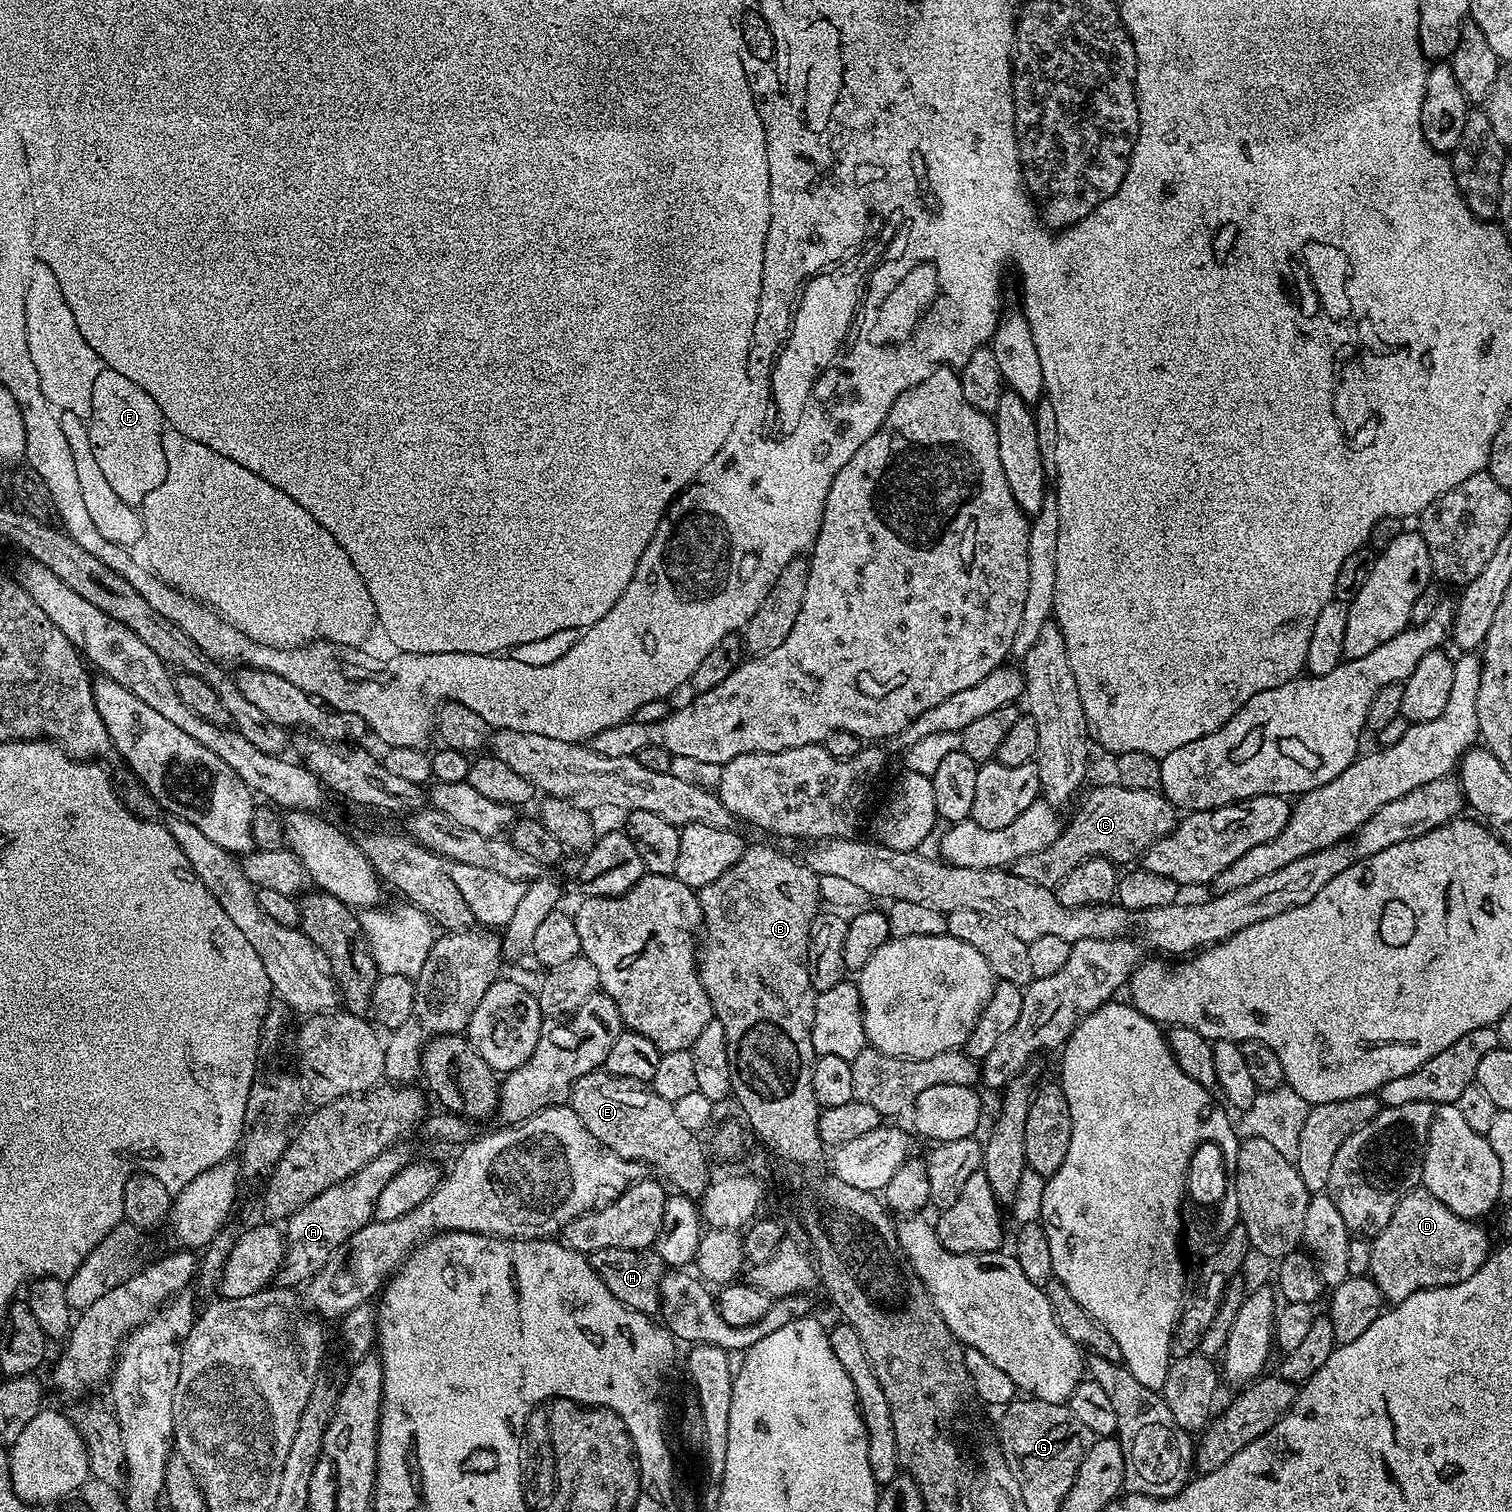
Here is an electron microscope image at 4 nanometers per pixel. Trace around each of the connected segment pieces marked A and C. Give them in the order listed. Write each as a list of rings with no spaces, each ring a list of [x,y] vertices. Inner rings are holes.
[[[400,1146],[387,1148],[348,1180],[322,1190],[313,1200],[292,1213],[286,1221],[288,1230],[286,1228],[284,1237],[284,1258],[274,1277],[275,1283],[280,1286],[303,1286],[314,1274],[318,1274],[318,1270],[326,1266],[330,1254],[334,1254],[334,1250],[346,1242],[350,1234],[370,1223],[373,1219],[372,1208],[376,1205],[378,1194],[382,1194],[382,1186],[386,1186],[386,1182],[390,1182],[390,1178],[404,1168],[409,1160],[410,1156]]]
[[[1118,782],[1104,784],[1096,788],[1080,804],[1080,809],[1072,816],[1072,821],[1063,825],[1057,840],[1050,842],[1046,850],[1026,854],[1010,865],[1010,870],[1026,882],[1034,882],[1043,888],[1055,889],[1066,874],[1074,870],[1083,860],[1092,856],[1105,856],[1117,866],[1139,861],[1145,850],[1158,838],[1170,834],[1176,828],[1178,810],[1163,792],[1159,790],[1134,790]]]

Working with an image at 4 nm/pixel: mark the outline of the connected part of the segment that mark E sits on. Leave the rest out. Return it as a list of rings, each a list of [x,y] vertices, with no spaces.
[[[599,1068],[576,1079],[569,1092],[568,1106],[581,1119],[586,1130],[589,1130],[590,1134],[593,1134],[594,1138],[602,1142],[612,1153],[618,1154],[623,1160],[632,1160],[644,1166],[647,1164],[652,1166],[676,1186],[675,1189],[683,1196],[695,1200],[703,1196],[710,1183],[710,1175],[708,1176],[708,1166],[700,1146],[700,1138],[683,1126],[682,1122],[679,1122],[673,1103],[662,1098],[643,1081],[611,1075]]]

